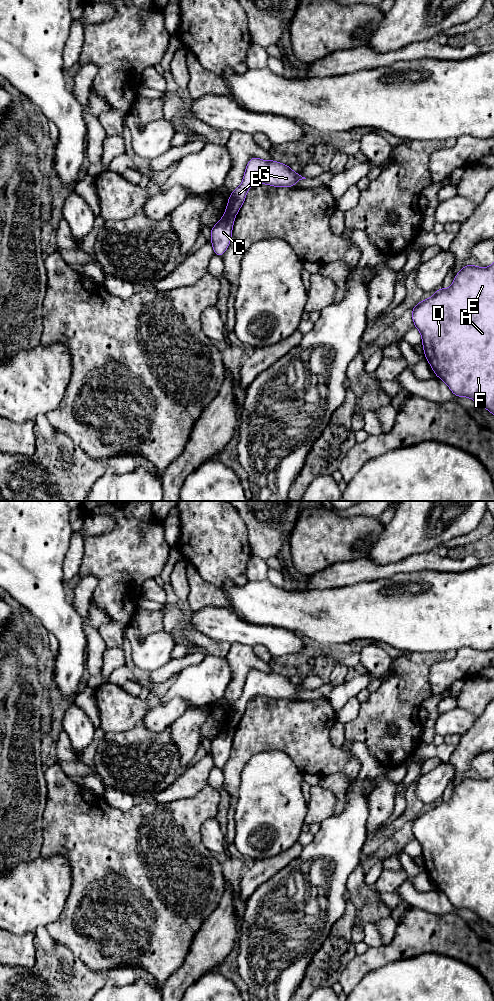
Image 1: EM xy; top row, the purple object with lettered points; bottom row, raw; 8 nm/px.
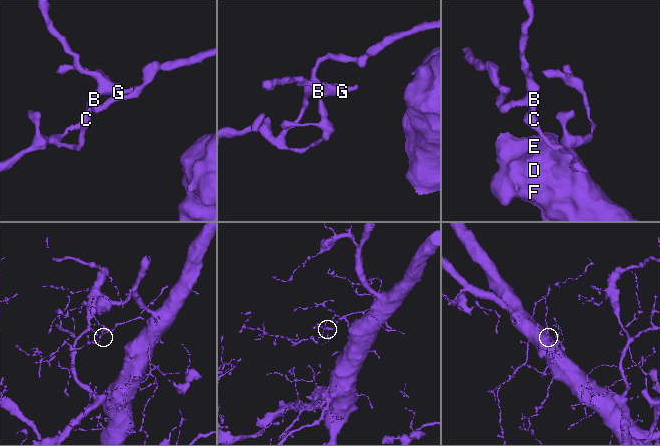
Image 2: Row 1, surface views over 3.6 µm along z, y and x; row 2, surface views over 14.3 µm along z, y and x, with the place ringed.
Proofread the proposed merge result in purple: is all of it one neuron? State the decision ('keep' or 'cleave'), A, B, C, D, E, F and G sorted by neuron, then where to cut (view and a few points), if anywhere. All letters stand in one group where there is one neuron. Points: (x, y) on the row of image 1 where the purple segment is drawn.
cleave; groups A B D E F G / C; cut xy (226, 211), (234, 216)

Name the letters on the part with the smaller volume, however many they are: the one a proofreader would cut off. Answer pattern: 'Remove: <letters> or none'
Remove: C

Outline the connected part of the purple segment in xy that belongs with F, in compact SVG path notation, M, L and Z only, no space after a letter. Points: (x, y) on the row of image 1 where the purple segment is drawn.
M494 264L480 268L464 266L450 288L439 288L434 295L419 302L412 310L414 326L422 336L426 360L435 376L442 379L457 397L469 397L494 415Z

